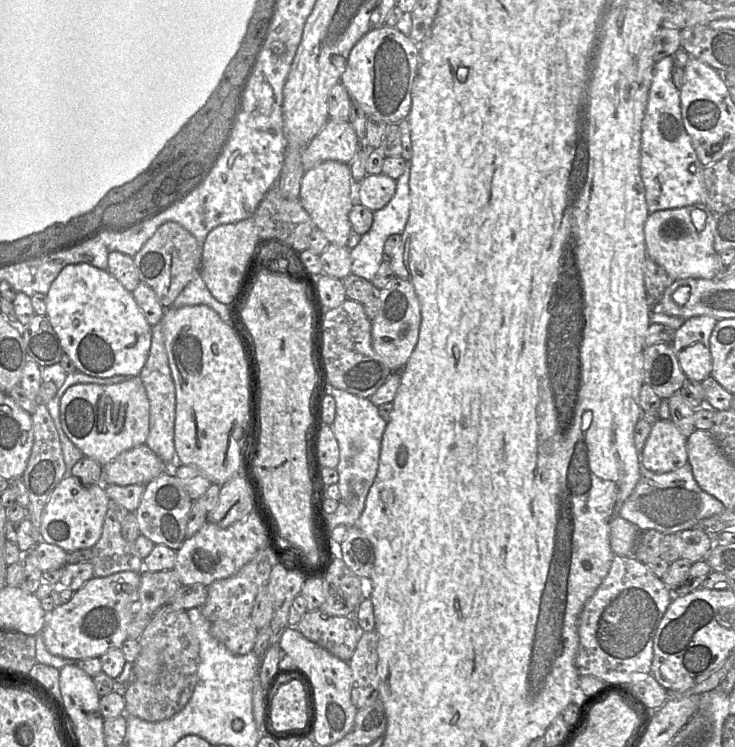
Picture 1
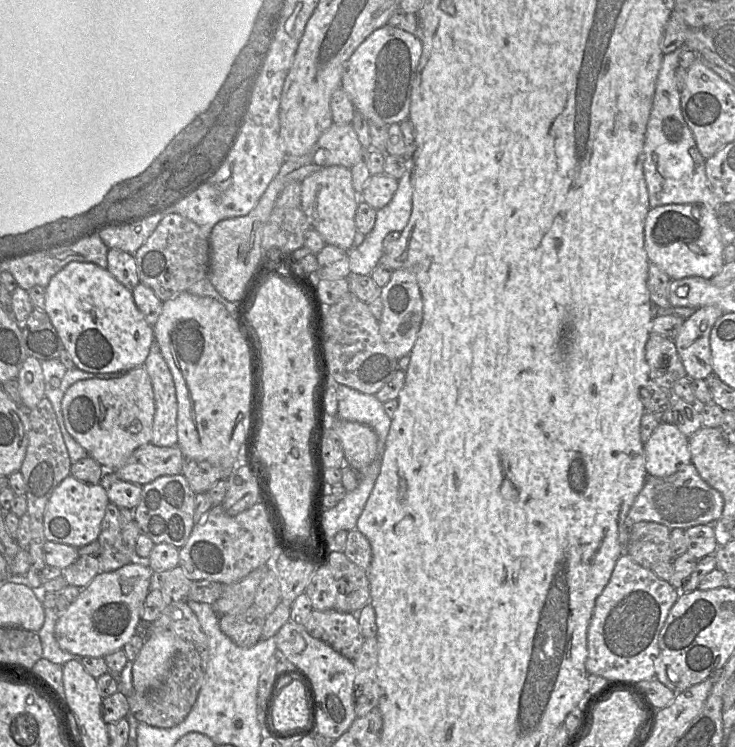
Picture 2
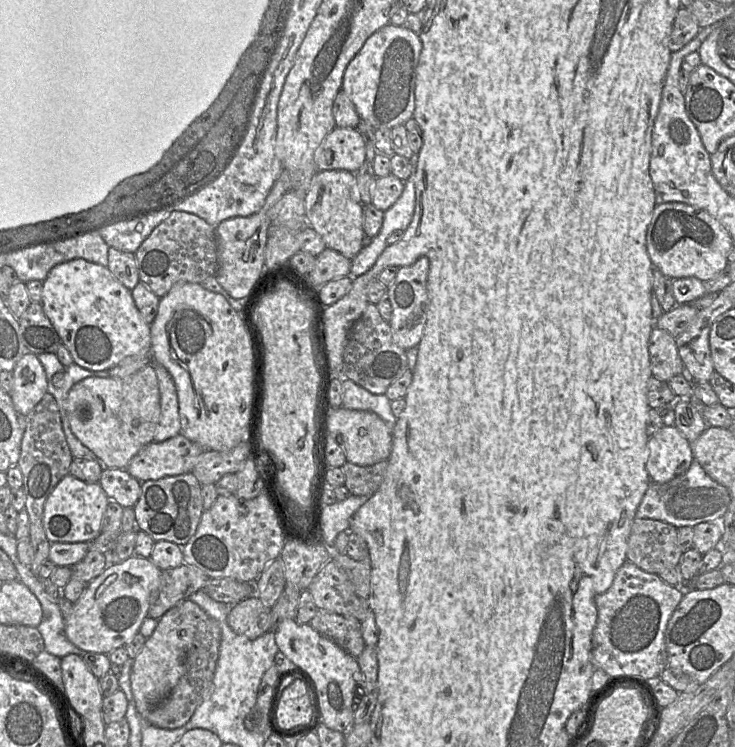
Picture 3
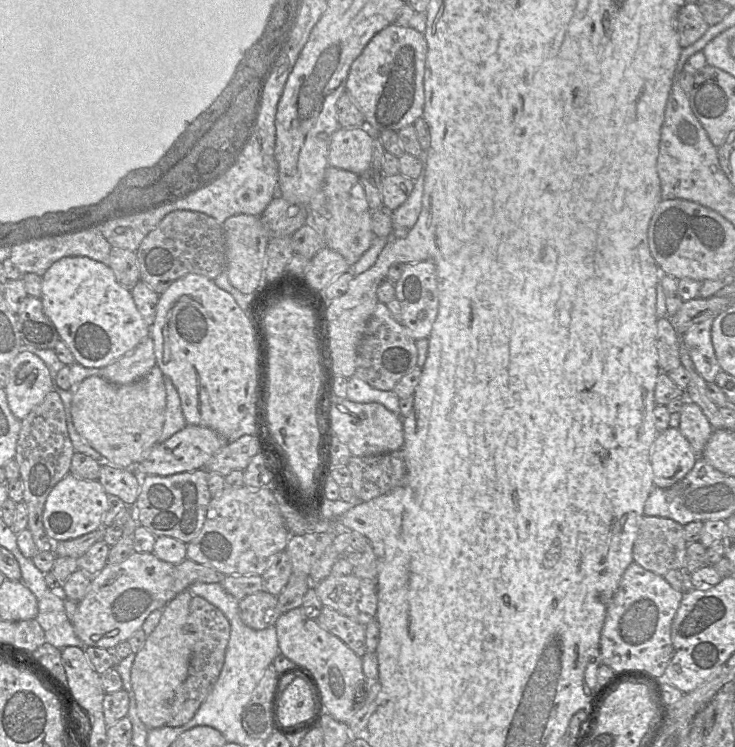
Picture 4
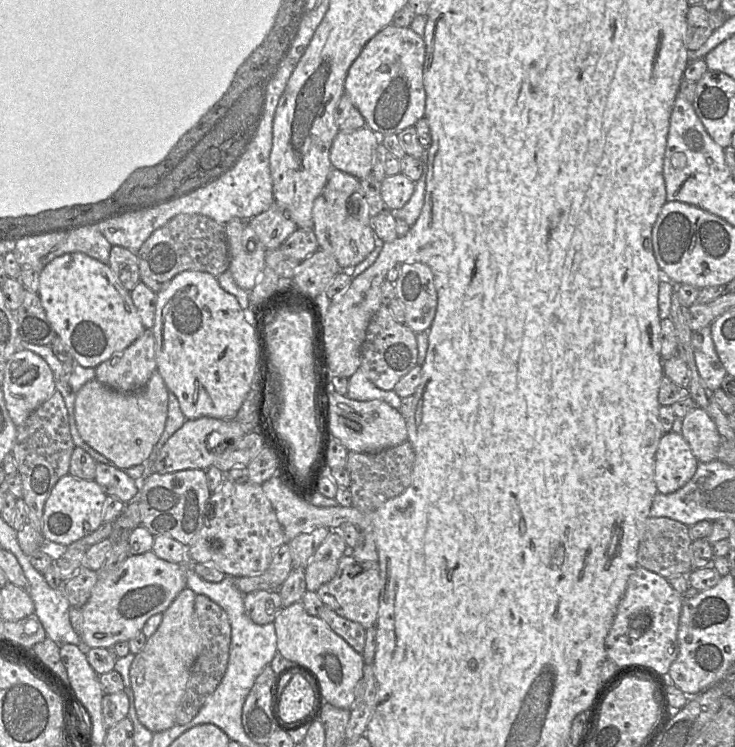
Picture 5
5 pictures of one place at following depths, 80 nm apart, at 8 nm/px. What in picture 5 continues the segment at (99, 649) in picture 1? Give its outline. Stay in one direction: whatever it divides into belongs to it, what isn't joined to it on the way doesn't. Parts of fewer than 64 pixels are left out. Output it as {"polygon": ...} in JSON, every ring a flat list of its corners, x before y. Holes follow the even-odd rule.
{"polygon":[[153,551,129,555,116,569,98,573,90,597,81,608,81,642,89,648,111,648,117,642,130,641,142,632,150,617,162,614,186,587,183,564,160,559]]}

